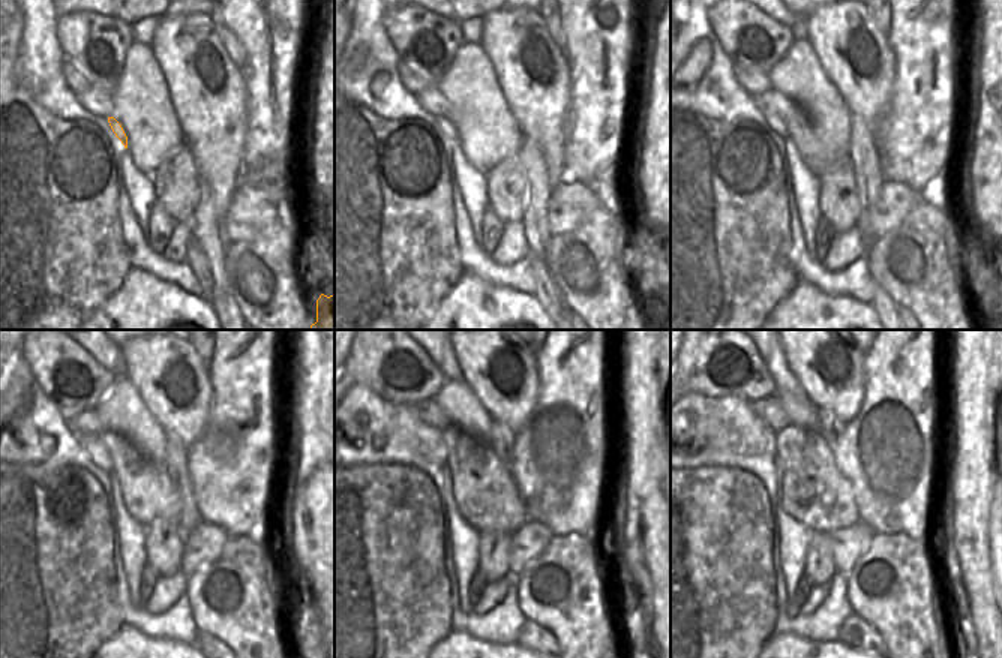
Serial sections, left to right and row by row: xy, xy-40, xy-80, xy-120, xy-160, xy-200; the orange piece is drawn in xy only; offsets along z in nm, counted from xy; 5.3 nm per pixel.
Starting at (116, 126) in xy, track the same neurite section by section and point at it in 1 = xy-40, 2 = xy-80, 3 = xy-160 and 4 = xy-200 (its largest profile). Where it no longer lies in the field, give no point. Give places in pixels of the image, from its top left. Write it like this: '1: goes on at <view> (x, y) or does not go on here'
1: goes on at xy-40 (444, 128)
2: goes on at xy-80 (774, 122)
3: goes on at xy-160 (422, 438)
4: goes on at xy-200 (747, 435)

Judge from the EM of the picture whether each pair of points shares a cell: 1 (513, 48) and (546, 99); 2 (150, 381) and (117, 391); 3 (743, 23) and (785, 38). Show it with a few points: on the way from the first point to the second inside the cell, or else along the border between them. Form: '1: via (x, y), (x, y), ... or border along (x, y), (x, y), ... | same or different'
1: via (513, 62), (525, 74), (527, 86), (533, 89) | same
2: border along (126, 378), (153, 417) | different
3: via (753, 26), (762, 27), (774, 38) | same

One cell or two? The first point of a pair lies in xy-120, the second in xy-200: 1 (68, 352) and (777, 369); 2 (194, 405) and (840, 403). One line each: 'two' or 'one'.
1: two
2: one

